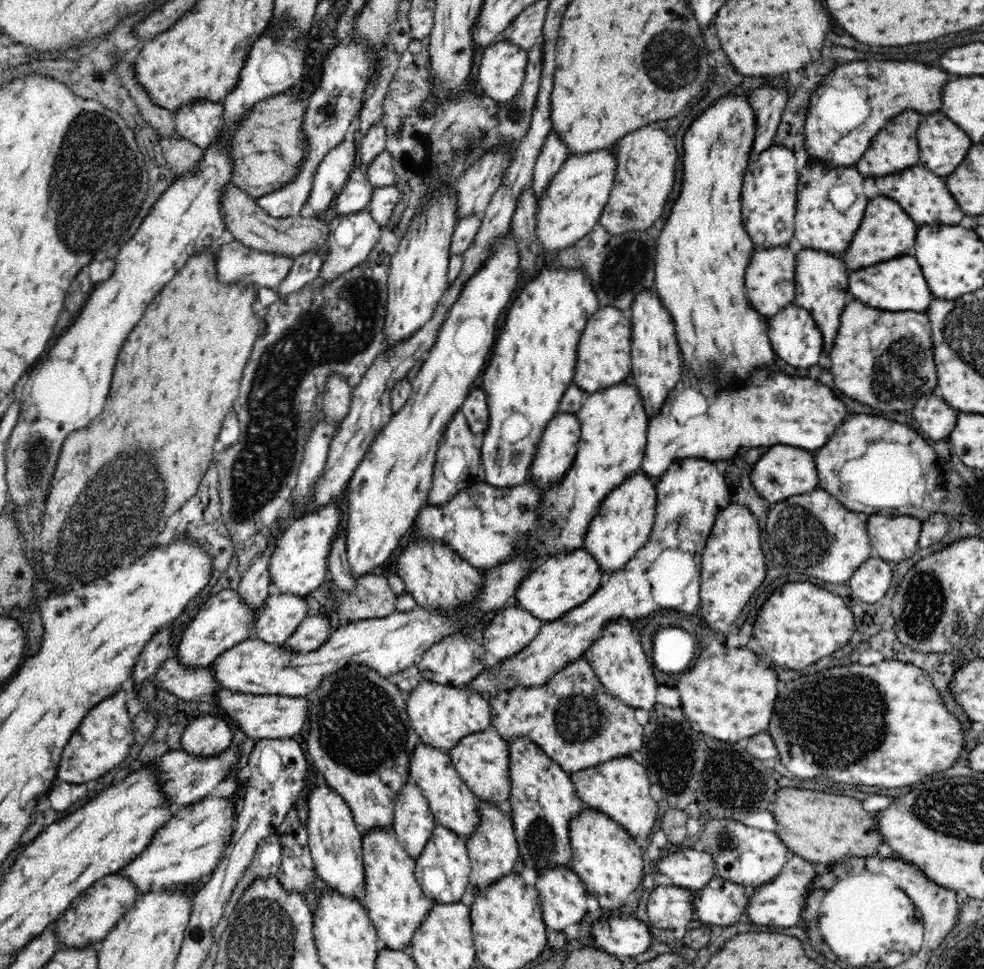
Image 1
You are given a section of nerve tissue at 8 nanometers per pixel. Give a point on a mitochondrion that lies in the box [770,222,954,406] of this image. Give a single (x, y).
(900, 372)

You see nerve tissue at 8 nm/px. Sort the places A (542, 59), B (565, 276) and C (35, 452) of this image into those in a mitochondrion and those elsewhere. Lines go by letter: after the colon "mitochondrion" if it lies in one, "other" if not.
A: other
B: other
C: mitochondrion

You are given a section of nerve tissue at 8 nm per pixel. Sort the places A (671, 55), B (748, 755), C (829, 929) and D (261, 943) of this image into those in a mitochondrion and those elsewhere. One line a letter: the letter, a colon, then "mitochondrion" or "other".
A: mitochondrion
B: other
C: other
D: mitochondrion

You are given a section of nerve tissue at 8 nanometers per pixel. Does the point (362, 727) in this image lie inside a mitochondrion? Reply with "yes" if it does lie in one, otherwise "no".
yes

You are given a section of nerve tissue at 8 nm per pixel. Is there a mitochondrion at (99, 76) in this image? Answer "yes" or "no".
no

